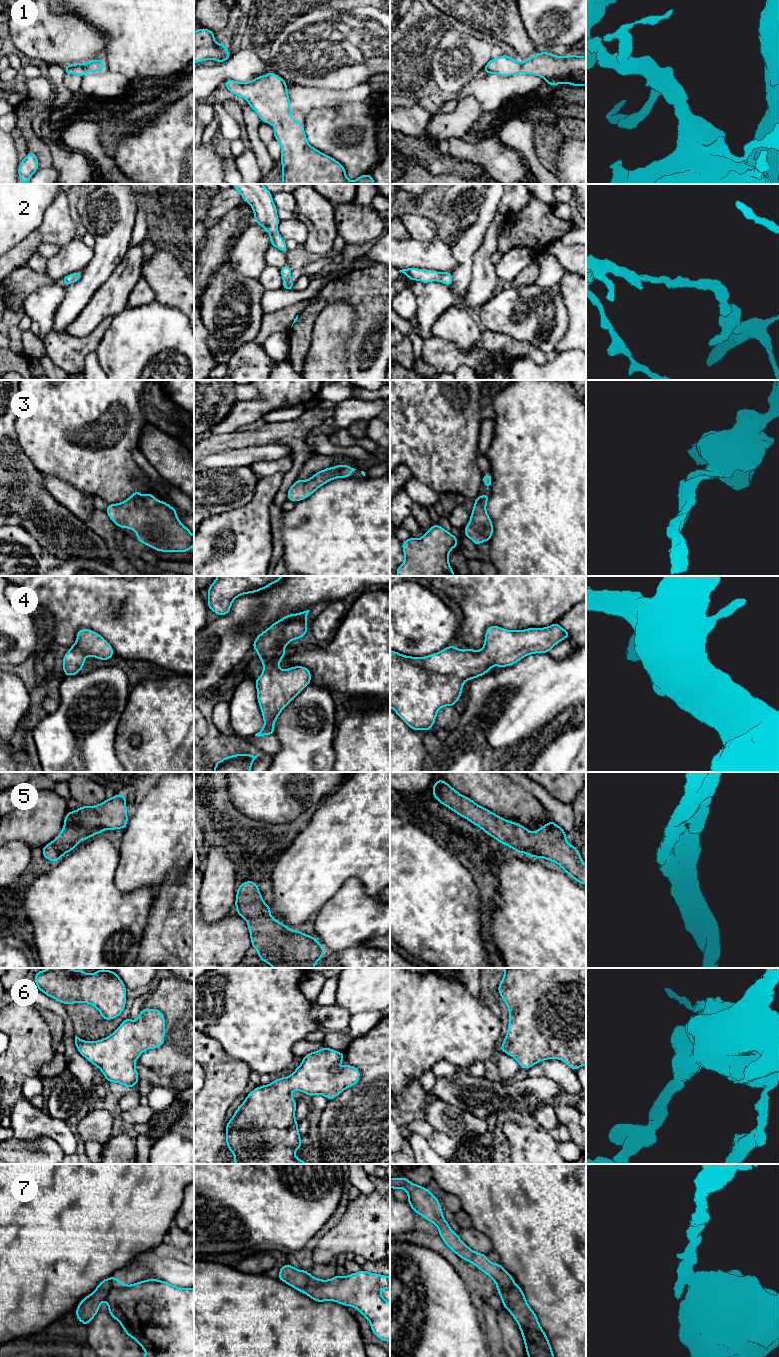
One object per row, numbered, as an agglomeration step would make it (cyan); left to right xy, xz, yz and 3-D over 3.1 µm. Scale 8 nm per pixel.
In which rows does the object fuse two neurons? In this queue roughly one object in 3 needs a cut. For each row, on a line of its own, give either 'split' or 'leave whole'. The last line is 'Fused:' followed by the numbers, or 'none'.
1: leave whole
2: leave whole
3: leave whole
4: leave whole
5: leave whole
6: leave whole
7: split
Fused: 7

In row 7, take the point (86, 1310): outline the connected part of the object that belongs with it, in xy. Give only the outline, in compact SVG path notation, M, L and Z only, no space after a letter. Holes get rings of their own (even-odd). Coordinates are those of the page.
M109 1277L102 1280L96 1289L83 1298L76 1308L76 1317L84 1325L95 1317L96 1313L100 1310L100 1304L105 1301L110 1289L119 1282L117 1277Z

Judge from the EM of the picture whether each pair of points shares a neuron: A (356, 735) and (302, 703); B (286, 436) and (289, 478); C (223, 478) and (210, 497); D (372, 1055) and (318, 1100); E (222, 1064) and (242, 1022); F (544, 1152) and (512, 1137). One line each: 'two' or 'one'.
A: two
B: one
C: one
D: two
E: two
F: one

